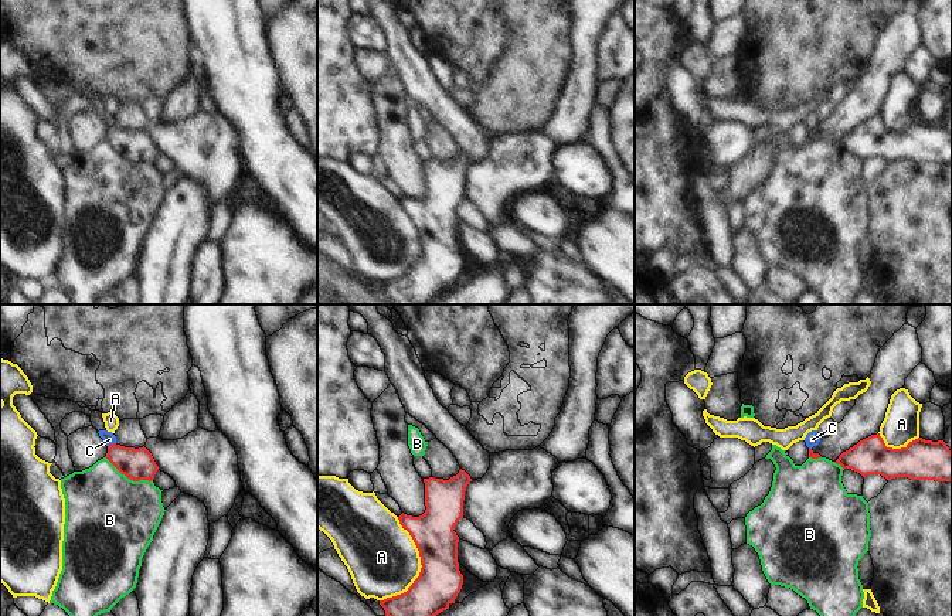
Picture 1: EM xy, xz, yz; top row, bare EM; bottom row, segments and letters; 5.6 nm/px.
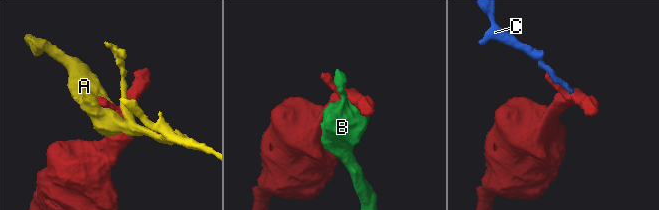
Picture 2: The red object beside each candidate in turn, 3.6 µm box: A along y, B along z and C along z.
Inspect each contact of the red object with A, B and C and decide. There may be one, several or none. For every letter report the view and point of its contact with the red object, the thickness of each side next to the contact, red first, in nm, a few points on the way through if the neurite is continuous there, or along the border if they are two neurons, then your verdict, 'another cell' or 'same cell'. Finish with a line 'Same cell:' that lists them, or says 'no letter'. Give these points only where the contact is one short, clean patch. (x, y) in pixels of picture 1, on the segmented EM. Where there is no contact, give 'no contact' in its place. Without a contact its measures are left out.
A: xz (422, 567) | 240/400 nm | another cell
B: xy (129, 477) | 180/480 nm | another cell
C: xy (112, 443) | 180/70 nm | along xy (115, 442), (108, 446) | another cell
Same cell: no letter

